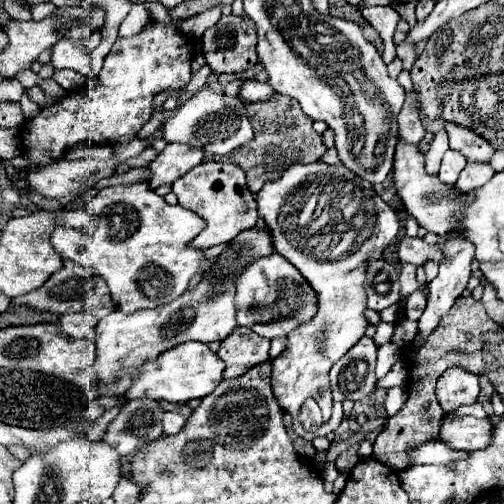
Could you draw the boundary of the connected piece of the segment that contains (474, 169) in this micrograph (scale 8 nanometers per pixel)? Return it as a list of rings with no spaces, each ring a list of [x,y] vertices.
[[[468,163],[460,175],[460,191],[464,193],[474,191],[482,187],[492,175],[494,175],[494,169],[488,163]]]

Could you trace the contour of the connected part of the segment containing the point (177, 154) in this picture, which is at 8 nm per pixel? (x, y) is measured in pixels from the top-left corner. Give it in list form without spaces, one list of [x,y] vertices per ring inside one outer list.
[[[170,143],[156,155],[156,159],[148,165],[150,169],[150,179],[148,185],[150,189],[156,189],[160,185],[172,185],[176,179],[186,175],[192,167],[202,163],[202,149],[192,149],[190,145],[180,145],[180,143]]]

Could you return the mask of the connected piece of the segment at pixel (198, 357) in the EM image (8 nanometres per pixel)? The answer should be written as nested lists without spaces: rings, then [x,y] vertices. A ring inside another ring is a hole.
[[[188,341],[188,343],[182,343],[182,345],[162,353],[158,359],[144,363],[126,397],[128,399],[150,397],[150,399],[158,399],[158,401],[166,399],[172,403],[186,403],[190,399],[202,399],[208,393],[212,393],[216,389],[216,385],[222,381],[224,367],[226,367],[224,361],[220,361],[220,357],[216,353],[212,353],[206,343]]]

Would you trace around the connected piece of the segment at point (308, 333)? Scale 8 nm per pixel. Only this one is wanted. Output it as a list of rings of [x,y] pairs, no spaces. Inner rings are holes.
[[[322,161],[308,165],[304,163],[290,165],[290,169],[284,171],[280,179],[268,181],[268,185],[264,185],[260,193],[256,193],[256,203],[258,203],[258,215],[270,229],[274,251],[286,257],[310,283],[310,287],[316,293],[316,307],[318,307],[314,319],[294,329],[288,335],[288,347],[284,349],[284,353],[272,361],[274,397],[282,407],[282,411],[286,411],[292,417],[298,417],[300,407],[304,405],[306,399],[316,399],[316,403],[324,411],[324,419],[328,421],[328,417],[332,415],[332,391],[328,373],[332,365],[360,341],[360,337],[366,333],[368,327],[368,319],[364,315],[366,267],[370,261],[382,259],[386,247],[394,241],[394,237],[400,231],[400,221],[398,215],[392,211],[392,207],[376,195],[372,183],[360,179],[344,165],[326,165]]]

